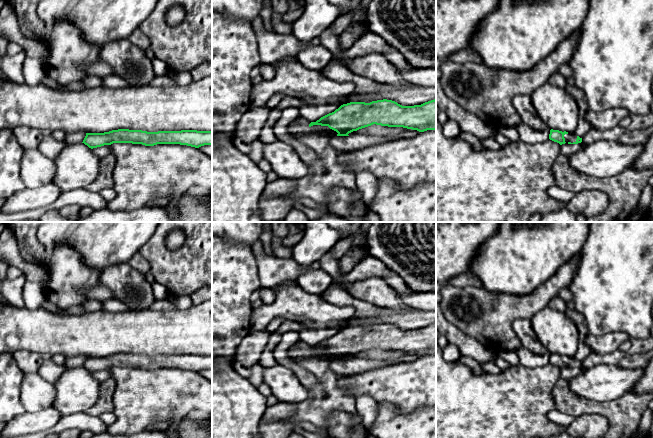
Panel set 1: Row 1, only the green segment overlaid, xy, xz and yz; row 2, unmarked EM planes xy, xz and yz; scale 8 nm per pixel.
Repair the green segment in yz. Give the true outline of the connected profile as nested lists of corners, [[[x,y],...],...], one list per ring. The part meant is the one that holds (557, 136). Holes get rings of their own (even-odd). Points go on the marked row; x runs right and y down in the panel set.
[[[550,130],[549,139],[559,143],[560,145],[568,144],[578,144],[582,142],[582,138],[577,136],[575,133],[568,133],[566,131],[562,132],[559,130]]]

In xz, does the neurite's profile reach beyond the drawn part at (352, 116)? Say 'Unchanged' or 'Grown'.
Grown

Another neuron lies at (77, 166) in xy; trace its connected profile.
[[[77,143],[65,146],[54,159],[56,173],[53,176],[53,183],[61,192],[85,188],[96,180],[100,169],[101,158],[84,143]]]

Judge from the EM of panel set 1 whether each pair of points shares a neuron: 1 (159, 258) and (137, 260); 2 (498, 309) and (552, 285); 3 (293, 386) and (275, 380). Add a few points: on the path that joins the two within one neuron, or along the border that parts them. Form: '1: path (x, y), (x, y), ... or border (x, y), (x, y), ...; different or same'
1: border (138, 252), (149, 264), (150, 270); different
2: path (511, 308), (526, 307), (539, 298); same
3: path (289, 386), (279, 380); same

